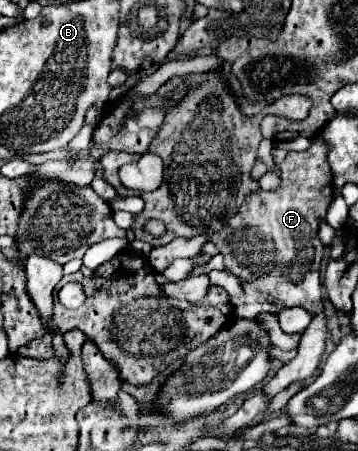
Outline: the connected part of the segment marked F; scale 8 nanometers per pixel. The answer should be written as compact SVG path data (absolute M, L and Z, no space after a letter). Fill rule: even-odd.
M312 141L306 151L290 151L286 159L278 165L282 175L282 185L278 191L258 191L244 199L238 213L230 219L230 227L222 233L212 235L212 243L224 255L224 265L232 271L242 287L244 297L232 299L234 313L238 317L256 317L258 313L276 314L280 307L304 307L313 314L313 319L302 333L298 355L286 363L278 373L264 385L264 393L274 397L286 389L292 381L310 379L326 349L326 313L324 295L320 285L320 265L322 265L322 243L316 235L318 221L326 217L326 209L332 197L332 171L326 161L326 145ZM256 291L272 293L274 303L262 299Z

